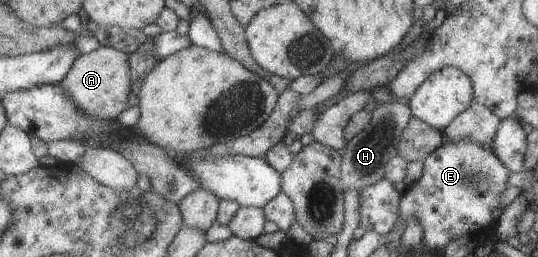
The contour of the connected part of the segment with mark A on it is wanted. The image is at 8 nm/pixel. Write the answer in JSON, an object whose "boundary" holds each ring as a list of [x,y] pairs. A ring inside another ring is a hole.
{"boundary":[[[100,46],[87,54],[81,54],[71,71],[60,81],[61,87],[71,95],[75,105],[89,117],[99,119],[113,119],[129,109],[131,97],[131,67],[129,56],[115,48]]]}

